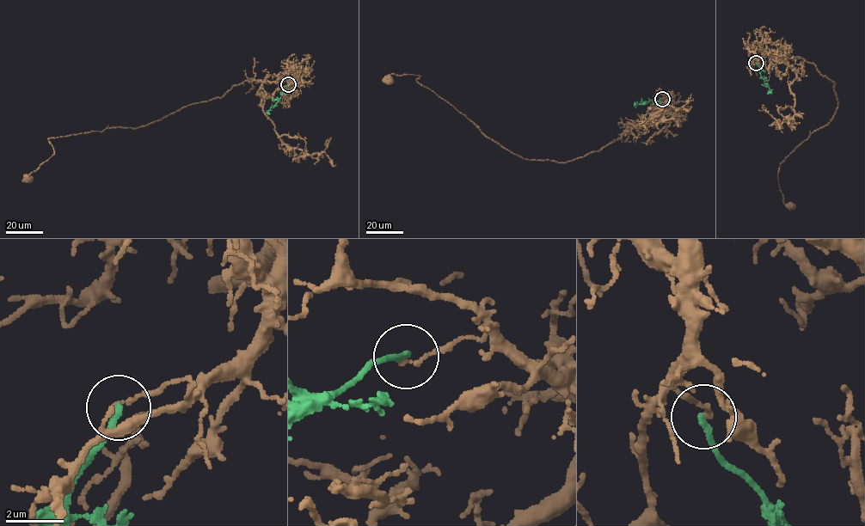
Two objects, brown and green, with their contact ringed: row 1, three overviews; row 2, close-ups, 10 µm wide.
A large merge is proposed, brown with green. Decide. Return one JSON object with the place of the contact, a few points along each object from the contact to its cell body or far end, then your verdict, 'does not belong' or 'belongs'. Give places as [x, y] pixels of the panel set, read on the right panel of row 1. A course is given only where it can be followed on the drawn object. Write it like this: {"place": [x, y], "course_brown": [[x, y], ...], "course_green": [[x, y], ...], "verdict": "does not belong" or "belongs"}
{"place": [756, 63], "course_brown": [[756, 62], [758, 50], [800, 58], [835, 84], [831, 119], [780, 165], [780, 189], [791, 206]], "course_green": [[756, 62], [770, 90], [767, 94]], "verdict": "does not belong"}

